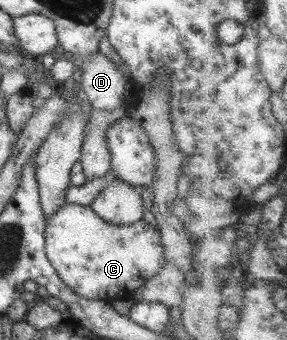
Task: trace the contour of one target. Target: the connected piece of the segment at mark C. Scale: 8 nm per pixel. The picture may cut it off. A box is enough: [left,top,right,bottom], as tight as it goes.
[44,204,164,301]

